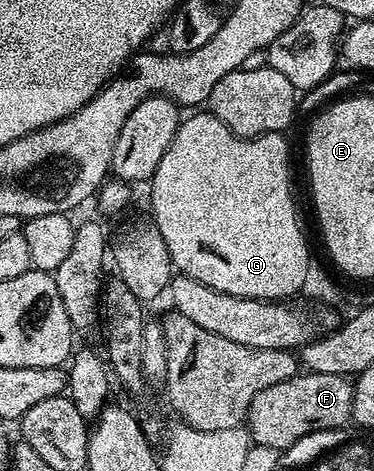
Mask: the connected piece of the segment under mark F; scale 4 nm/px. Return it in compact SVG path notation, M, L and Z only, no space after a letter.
M303 371L285 379L285 383L273 383L273 387L253 395L245 428L255 445L282 451L313 431L344 428L346 421L352 420L354 394L355 386L347 377Z

